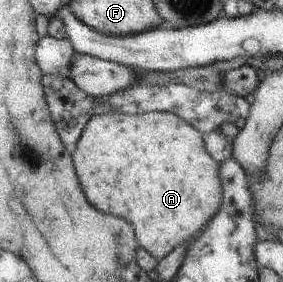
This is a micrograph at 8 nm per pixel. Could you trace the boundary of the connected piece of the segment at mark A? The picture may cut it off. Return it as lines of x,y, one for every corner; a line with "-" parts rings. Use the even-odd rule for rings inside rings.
167,112
97,114
84,125
71,155
71,163
90,205
97,211
128,221
135,231
138,247
158,261
176,245
190,241
219,209
219,163
206,152
202,137
188,123

